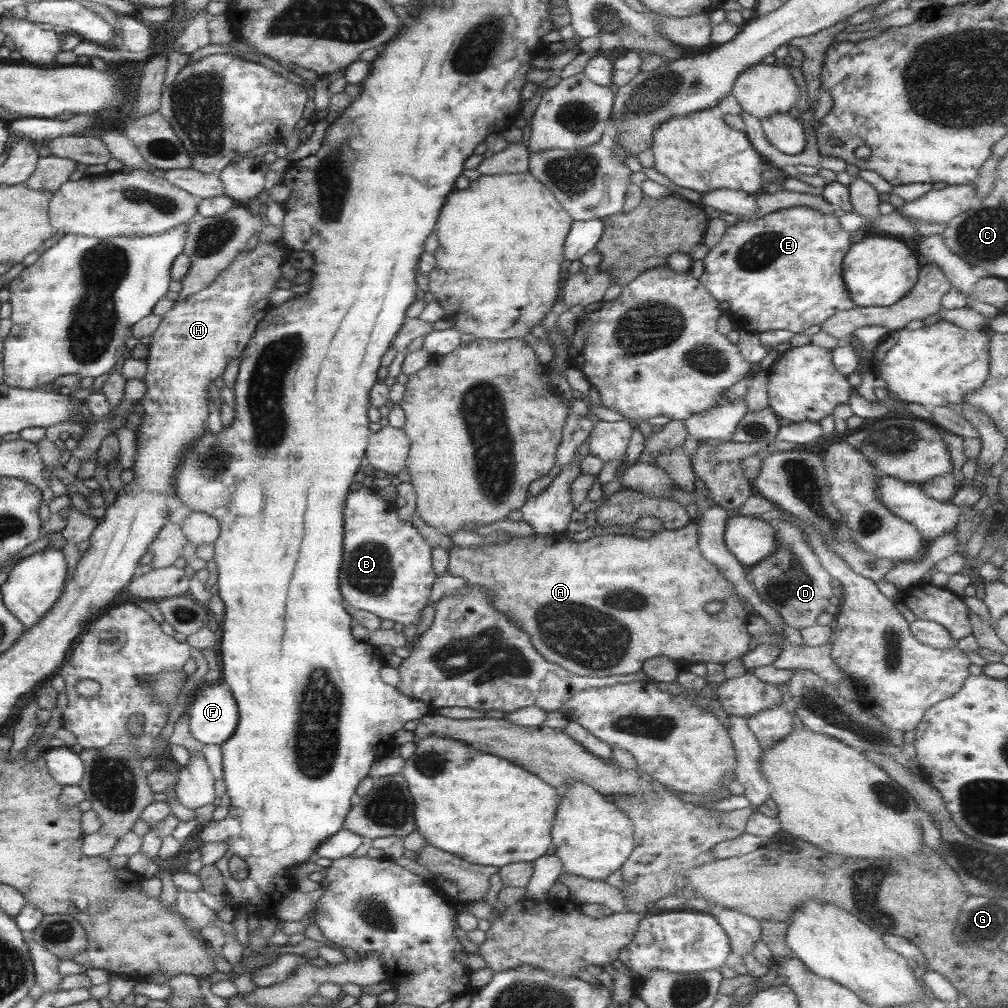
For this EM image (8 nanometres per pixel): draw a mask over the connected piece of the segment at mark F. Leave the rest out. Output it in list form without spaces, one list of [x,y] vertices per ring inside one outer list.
[[[223,682],[201,685],[187,705],[188,730],[203,745],[225,742],[238,721],[236,702]]]

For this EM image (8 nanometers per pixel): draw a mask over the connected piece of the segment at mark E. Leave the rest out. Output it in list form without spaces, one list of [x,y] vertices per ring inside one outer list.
[[[792,206],[764,214],[762,217],[755,219],[747,219],[746,221],[737,221],[733,225],[728,226],[722,237],[708,250],[707,255],[702,258],[703,271],[698,281],[705,287],[705,290],[717,302],[725,302],[726,312],[729,312],[737,318],[736,329],[747,331],[748,333],[758,334],[767,332],[767,330],[789,330],[793,334],[803,333],[806,328],[813,324],[821,324],[827,320],[832,314],[841,310],[849,310],[854,307],[849,293],[843,284],[841,262],[845,257],[845,251],[852,245],[849,242],[849,233],[845,232],[838,223],[838,217],[832,214],[821,214],[812,208],[806,206]]]

